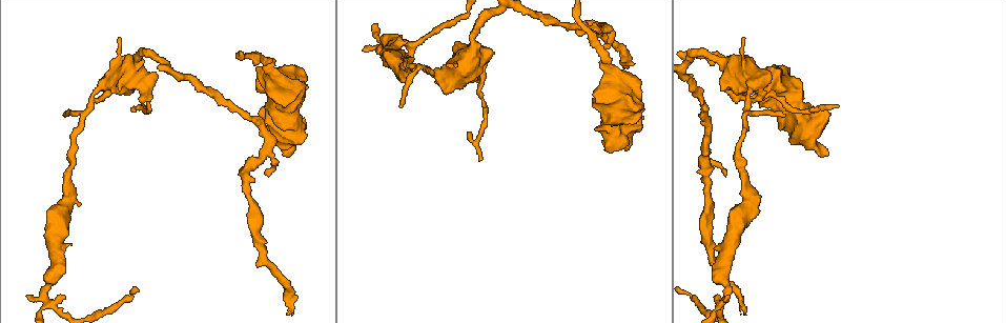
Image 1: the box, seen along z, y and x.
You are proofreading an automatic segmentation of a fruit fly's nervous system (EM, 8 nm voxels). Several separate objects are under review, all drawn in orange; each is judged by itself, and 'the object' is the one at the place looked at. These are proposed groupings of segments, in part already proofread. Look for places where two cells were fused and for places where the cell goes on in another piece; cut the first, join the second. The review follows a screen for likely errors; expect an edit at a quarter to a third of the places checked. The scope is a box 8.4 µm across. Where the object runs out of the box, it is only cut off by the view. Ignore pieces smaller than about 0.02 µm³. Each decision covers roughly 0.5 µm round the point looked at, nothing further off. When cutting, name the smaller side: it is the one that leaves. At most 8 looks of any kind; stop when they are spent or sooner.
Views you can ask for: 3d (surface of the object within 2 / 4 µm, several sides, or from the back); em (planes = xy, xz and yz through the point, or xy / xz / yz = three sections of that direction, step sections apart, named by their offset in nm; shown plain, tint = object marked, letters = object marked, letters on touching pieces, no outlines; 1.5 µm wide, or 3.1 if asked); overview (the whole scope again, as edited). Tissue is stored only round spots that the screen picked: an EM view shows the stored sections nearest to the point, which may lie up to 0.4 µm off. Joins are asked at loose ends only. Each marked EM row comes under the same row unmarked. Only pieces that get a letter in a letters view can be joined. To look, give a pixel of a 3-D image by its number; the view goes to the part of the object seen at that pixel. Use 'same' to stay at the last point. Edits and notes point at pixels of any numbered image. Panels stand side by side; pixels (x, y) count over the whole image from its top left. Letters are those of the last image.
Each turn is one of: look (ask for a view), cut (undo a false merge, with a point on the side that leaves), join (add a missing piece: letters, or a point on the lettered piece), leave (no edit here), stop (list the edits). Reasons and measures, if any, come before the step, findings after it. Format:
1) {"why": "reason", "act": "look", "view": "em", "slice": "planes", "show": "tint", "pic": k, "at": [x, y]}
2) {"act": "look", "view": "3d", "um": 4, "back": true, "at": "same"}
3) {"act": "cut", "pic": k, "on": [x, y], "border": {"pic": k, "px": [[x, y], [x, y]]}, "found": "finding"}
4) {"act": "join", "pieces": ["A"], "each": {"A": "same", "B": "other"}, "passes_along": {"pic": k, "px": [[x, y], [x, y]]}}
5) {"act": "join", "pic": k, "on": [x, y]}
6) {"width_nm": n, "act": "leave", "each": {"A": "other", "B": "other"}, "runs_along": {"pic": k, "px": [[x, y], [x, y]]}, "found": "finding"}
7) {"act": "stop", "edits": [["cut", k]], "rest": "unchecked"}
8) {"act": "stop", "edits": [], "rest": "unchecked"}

{"why": "an open end", "act": "look", "view": "em", "slice": "planes", "show": "letters", "pic": 1, "at": [290, 154]}

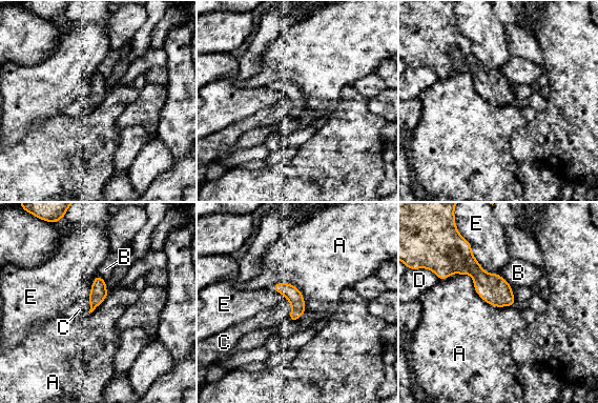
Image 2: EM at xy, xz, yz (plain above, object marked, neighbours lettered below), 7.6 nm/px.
{"act": "join", "pieces": ["C"], "each": {"A": "other", "B": "other", "C": "same", "D": "other", "E": "other"}, "found": "the cell continues"}

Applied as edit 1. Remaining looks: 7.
{"why": "an open end", "act": "look", "view": "em", "slice": "planes", "show": "letters", "pic": 1, "at": [102, 100]}

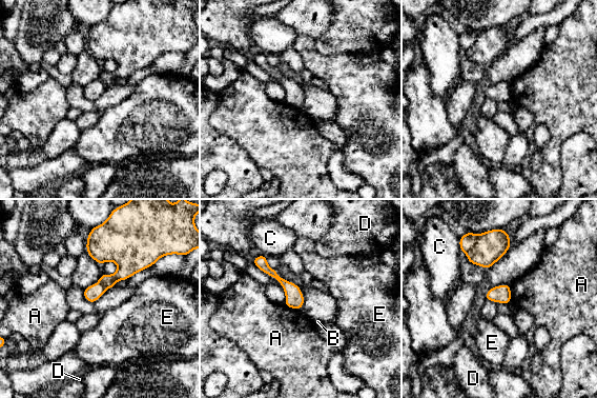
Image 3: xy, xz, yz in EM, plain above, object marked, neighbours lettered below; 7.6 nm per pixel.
{"act": "cut", "pic": 3, "on": [467, 241], "each": {"A": "other", "B": "other", "C": "other", "D": "other", "E": "other"}, "border": {"pic": 3, "px": [[477, 235], [474, 244], [466, 253]]}, "found": "a second cell is stuck on"}

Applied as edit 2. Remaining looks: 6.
{"why": "calibre changes", "act": "look", "view": "3d", "um": 4, "pic": 1, "at": [602, 51]}

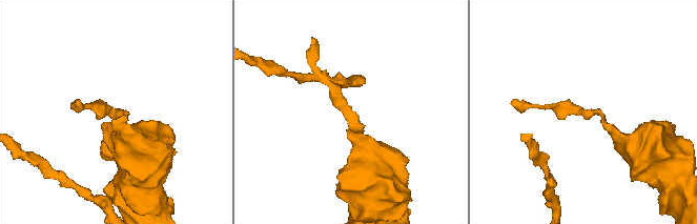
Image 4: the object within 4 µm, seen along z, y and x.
{"why": "need the tissue", "act": "look", "view": "em", "slice": "xy", "step": 8, "show": "tint", "pic": 4, "at": [351, 117]}

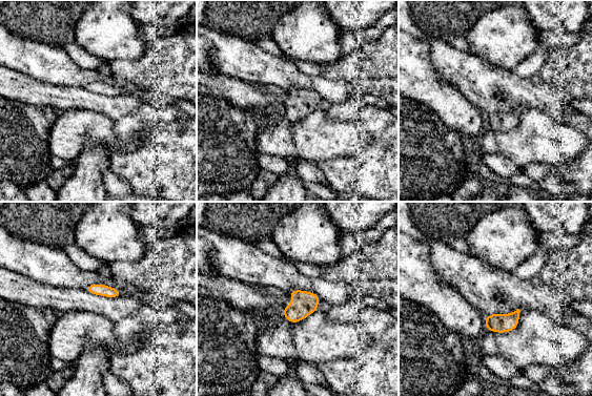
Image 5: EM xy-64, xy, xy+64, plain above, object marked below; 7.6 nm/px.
{"act": "look", "view": "em", "slice": "planes", "show": "letters", "at": "same"}

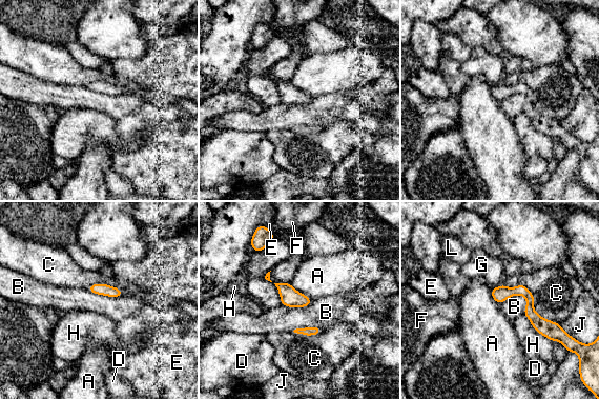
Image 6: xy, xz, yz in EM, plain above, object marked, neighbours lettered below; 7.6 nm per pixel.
{"longest_contact_nm": ["C", 440], "act": "leave", "each": {"A": "other", "B": "other", "C": "other", "D": "other", "E": "other", "F": "other", "G": "other", "H": "other", "J": "other", "L": "other"}, "found": "continuous, no second cell"}

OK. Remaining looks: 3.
{"act": "stop", "edits": [["join", 2], ["cut", 3]], "rest": "unchecked"}

